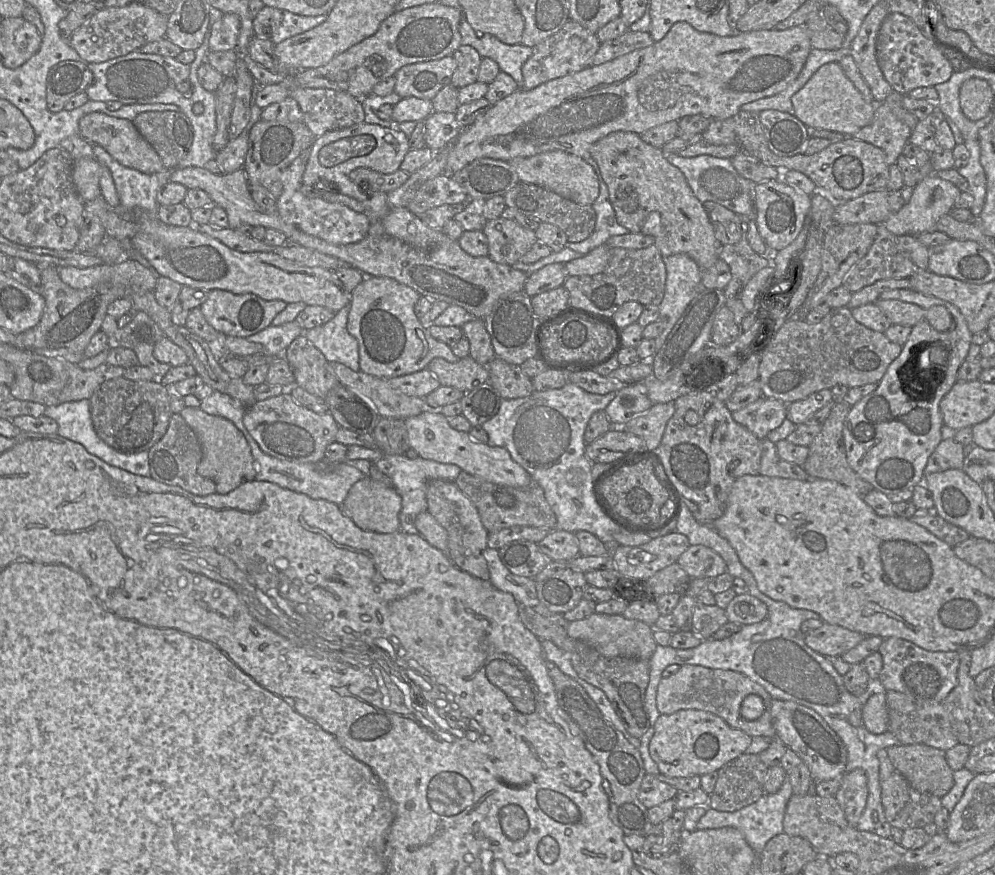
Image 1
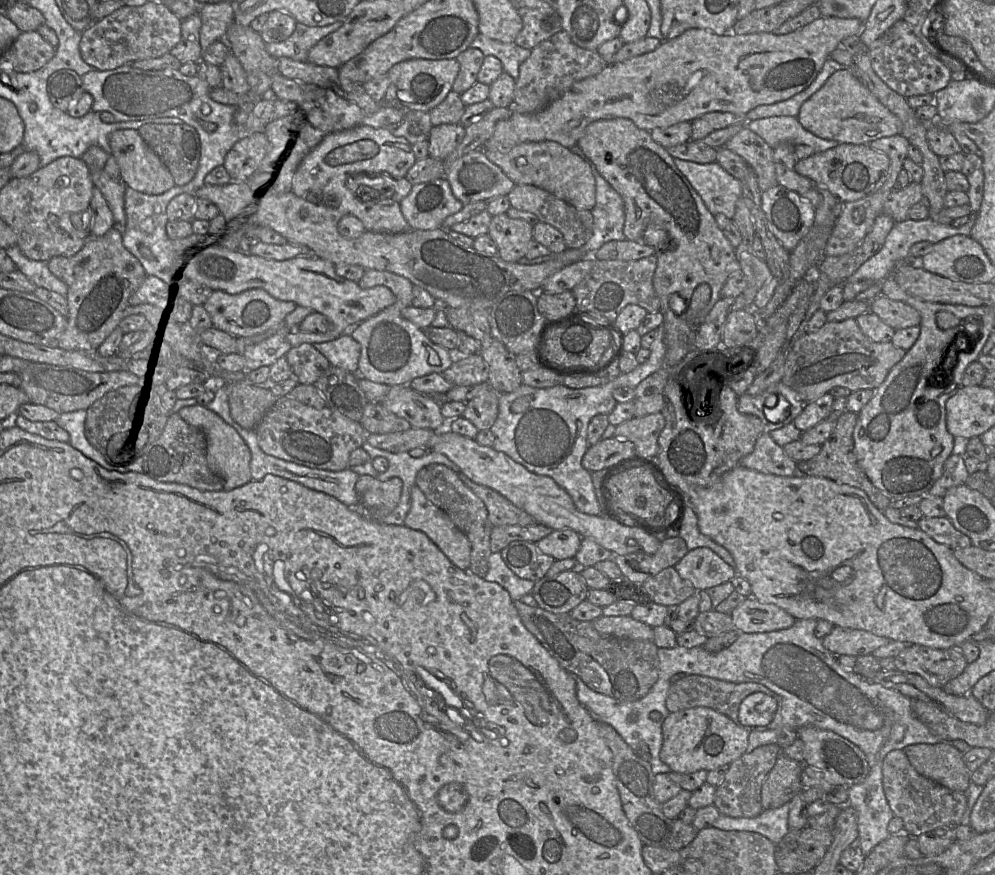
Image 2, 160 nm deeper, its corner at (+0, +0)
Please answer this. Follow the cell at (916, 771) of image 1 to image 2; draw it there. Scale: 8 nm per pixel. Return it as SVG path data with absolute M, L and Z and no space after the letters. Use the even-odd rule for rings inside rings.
M951 742L912 744L903 749L913 768L922 776L954 791L966 791L971 784L971 772L963 760L963 753Z

